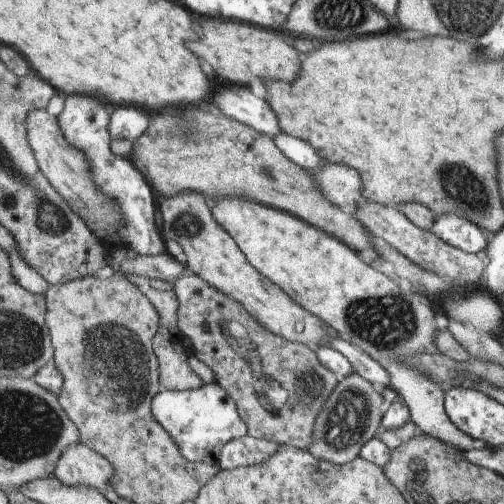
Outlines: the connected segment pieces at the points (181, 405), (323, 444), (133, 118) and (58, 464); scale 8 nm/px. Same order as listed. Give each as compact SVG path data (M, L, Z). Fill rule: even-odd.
M215 382L202 383L191 390L157 392L150 404L155 422L171 437L179 456L192 463L215 464L223 445L247 434L247 426L236 410L236 404Z
M351 370L349 376L338 379L311 426L311 442L306 451L317 460L337 466L357 457L360 448L380 432L381 417L385 409L379 395L381 391L381 388L359 376L355 370Z
M121 106L111 112L111 120L107 124L110 138L125 138L133 143L149 124L149 116L143 110L133 106Z
M81 442L65 446L59 452L52 473L65 486L89 486L95 490L113 476L109 462Z

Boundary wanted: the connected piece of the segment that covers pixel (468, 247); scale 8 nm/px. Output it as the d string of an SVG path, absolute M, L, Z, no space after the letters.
M434 214L430 231L441 241L466 253L478 253L486 248L479 226L457 214Z

